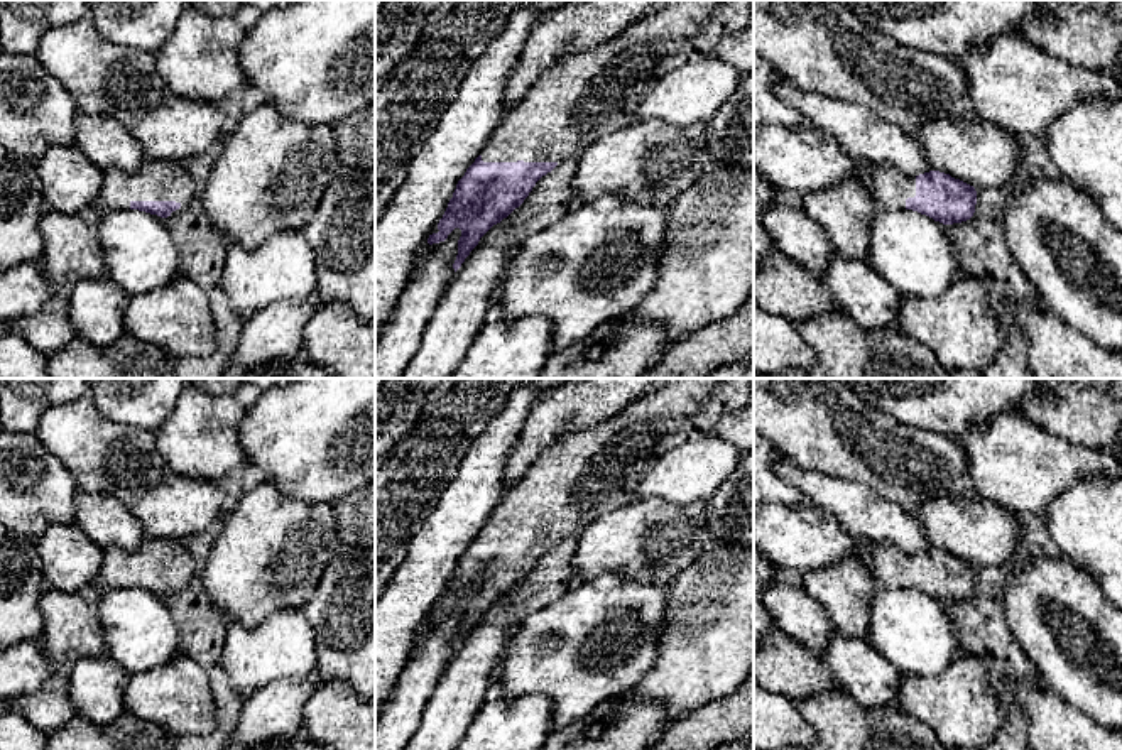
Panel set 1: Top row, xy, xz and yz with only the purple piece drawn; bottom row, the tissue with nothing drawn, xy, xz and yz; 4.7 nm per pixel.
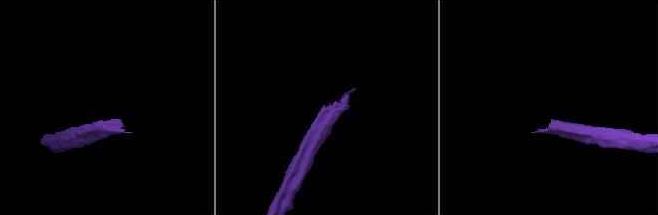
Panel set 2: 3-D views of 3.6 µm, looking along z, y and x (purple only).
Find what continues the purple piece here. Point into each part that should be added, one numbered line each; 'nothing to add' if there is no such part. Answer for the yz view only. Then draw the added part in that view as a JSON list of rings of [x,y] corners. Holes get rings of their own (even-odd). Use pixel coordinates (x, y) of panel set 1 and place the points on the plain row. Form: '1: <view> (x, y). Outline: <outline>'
1: yz (891, 566). Outline: [[[874,542],[865,547],[865,562],[880,588],[906,588],[906,578],[916,574],[916,554]]]

